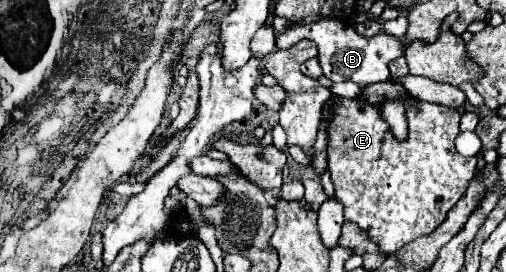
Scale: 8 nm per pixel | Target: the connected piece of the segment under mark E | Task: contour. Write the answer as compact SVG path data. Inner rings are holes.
M332 96L330 118L328 118L328 170L336 186L336 200L344 206L344 218L358 224L358 228L368 234L368 238L380 248L382 254L398 252L404 244L434 232L450 208L460 200L468 182L476 174L478 158L460 156L454 148L454 140L460 134L458 122L460 112L430 104L424 100L414 100L414 106L408 106L408 136L406 140L396 140L388 122L382 120L380 104L370 104L356 98Z

